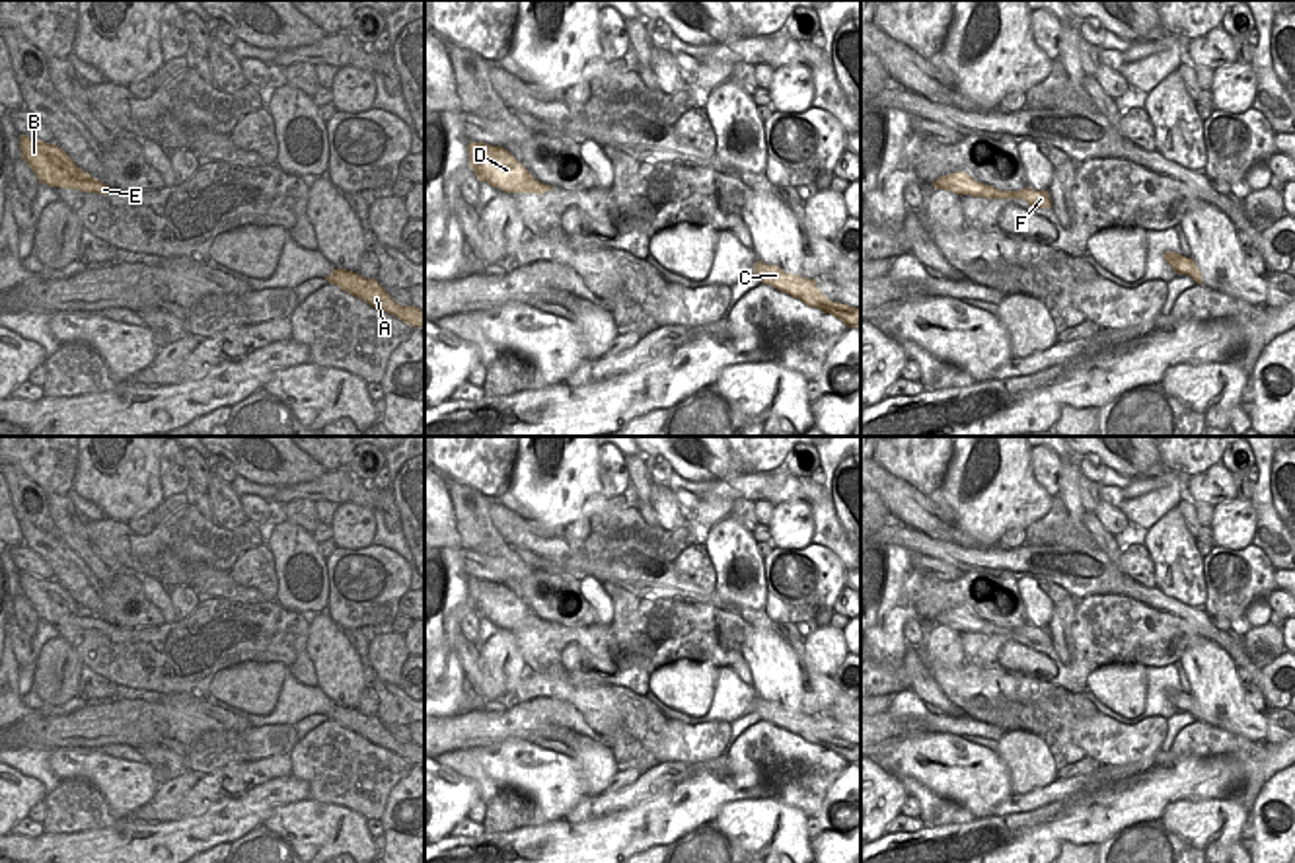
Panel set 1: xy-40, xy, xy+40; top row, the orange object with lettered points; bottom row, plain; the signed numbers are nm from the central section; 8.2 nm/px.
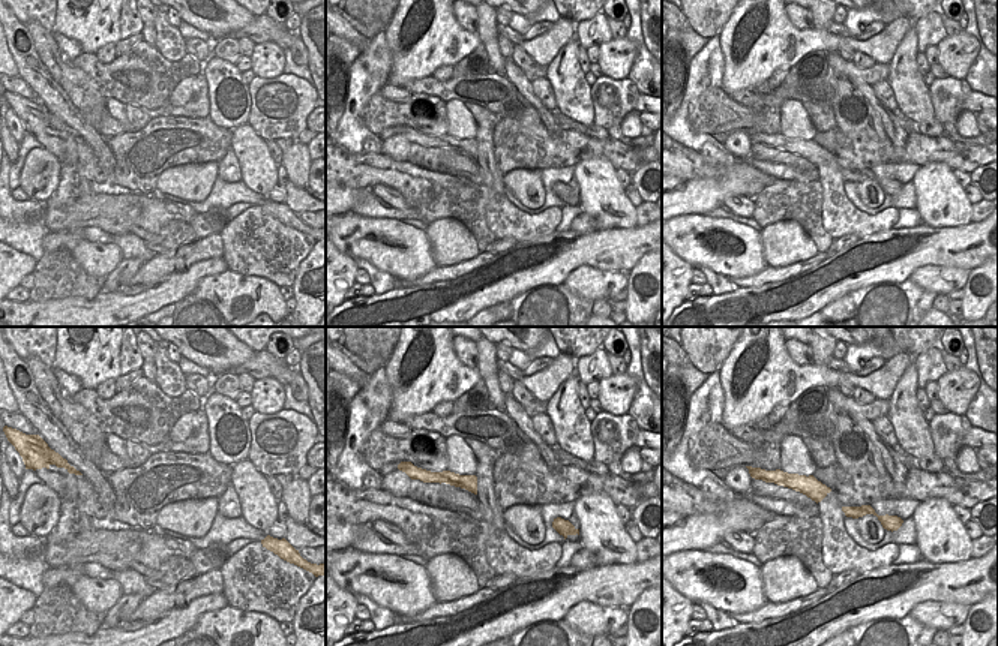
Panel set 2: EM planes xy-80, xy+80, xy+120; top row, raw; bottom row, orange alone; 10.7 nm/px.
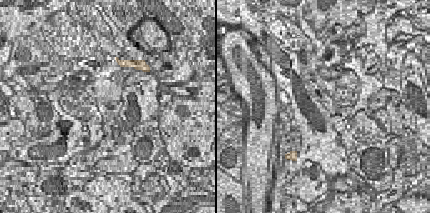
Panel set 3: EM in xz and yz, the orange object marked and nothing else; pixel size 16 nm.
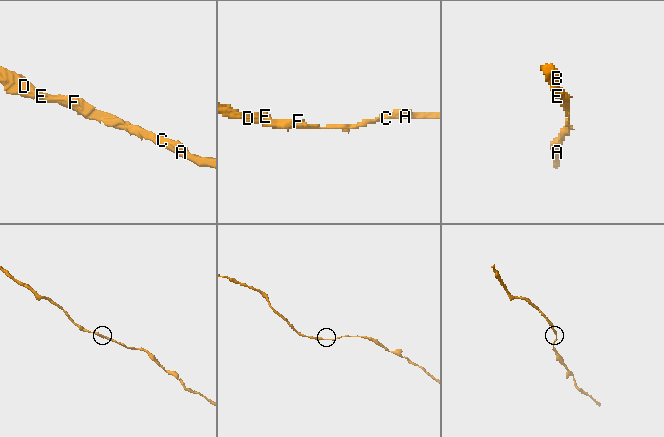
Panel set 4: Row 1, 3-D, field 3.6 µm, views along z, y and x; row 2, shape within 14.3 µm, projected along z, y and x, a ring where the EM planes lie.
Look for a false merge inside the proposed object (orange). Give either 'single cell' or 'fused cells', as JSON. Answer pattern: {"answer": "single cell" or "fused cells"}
{"answer": "single cell"}

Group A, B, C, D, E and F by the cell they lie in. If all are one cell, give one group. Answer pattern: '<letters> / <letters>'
A B C D E F

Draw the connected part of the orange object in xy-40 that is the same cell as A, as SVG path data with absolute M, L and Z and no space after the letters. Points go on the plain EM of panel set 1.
M335 705L325 715L341 727L364 736L372 744L399 754L411 764L425 764L425 746L397 740L376 715L364 715L358 709L347 705Z

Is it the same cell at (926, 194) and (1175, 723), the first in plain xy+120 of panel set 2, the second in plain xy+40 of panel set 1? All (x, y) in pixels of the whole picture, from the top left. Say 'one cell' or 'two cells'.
two cells

